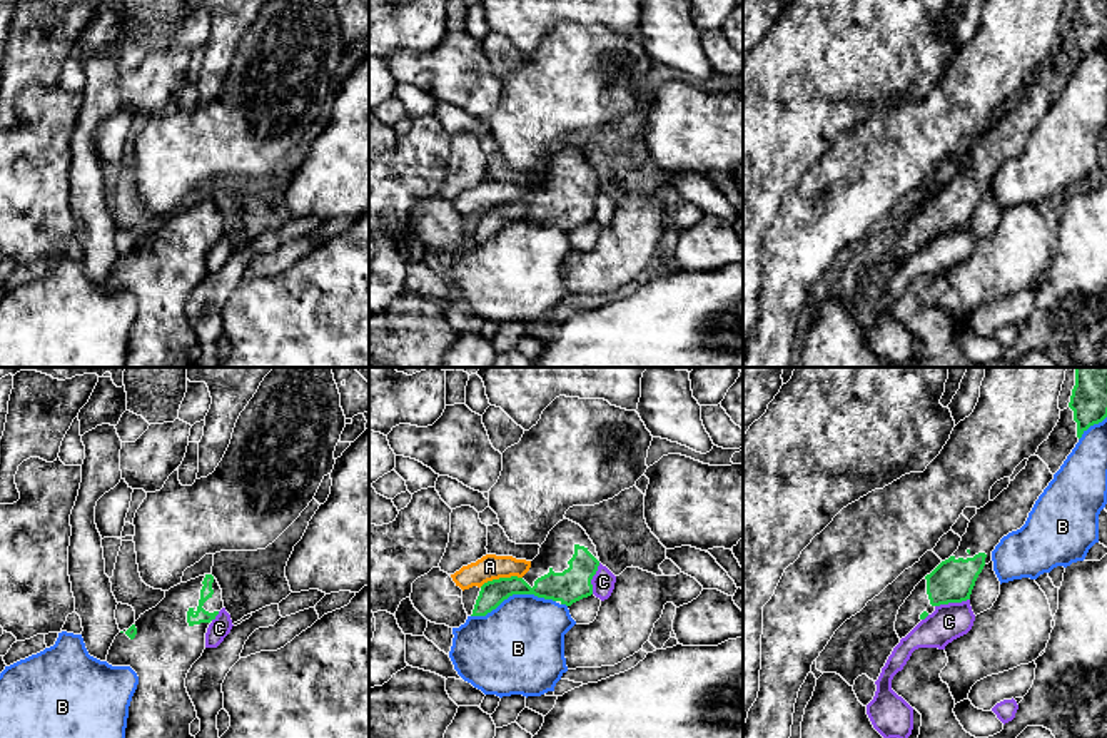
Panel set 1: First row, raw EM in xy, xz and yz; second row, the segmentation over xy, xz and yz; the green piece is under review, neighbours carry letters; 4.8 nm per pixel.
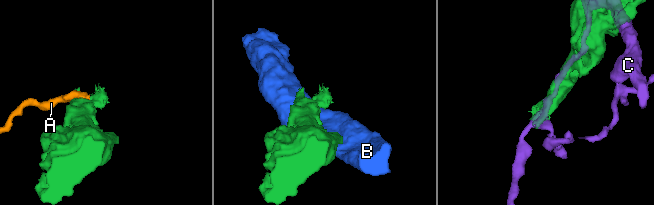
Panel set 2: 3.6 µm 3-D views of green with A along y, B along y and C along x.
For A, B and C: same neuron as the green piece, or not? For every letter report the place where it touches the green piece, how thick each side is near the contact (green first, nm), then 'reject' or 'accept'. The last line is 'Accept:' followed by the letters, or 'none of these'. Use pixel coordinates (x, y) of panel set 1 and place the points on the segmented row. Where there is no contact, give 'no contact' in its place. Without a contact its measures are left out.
A: contact xz (500, 578); calibres 130 and 120 nm; reject
B: contact xz (513, 593); calibres 140 and 420 nm; reject
C: contact yz (952, 601); calibres 200 and 180 nm; reject
Accept: none of these

